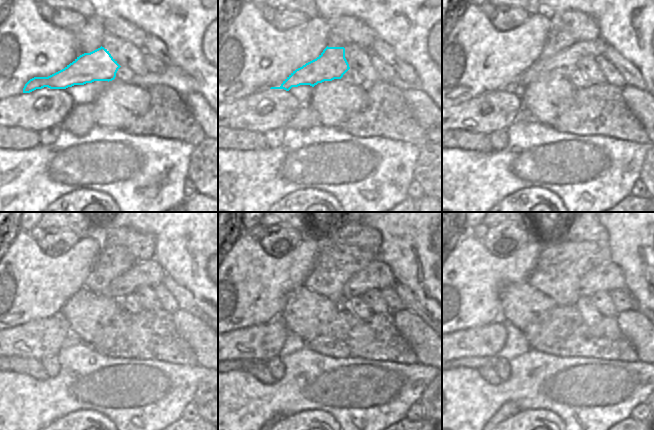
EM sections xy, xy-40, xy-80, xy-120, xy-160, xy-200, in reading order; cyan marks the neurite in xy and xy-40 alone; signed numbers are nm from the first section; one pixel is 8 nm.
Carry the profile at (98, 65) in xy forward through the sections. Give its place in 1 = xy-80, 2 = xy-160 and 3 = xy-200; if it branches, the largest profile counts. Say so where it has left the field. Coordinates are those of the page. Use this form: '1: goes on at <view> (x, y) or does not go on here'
1: goes on at xy-80 (564, 63)
2: goes on at xy-160 (378, 275)
3: goes on at xy-200 (608, 276)

